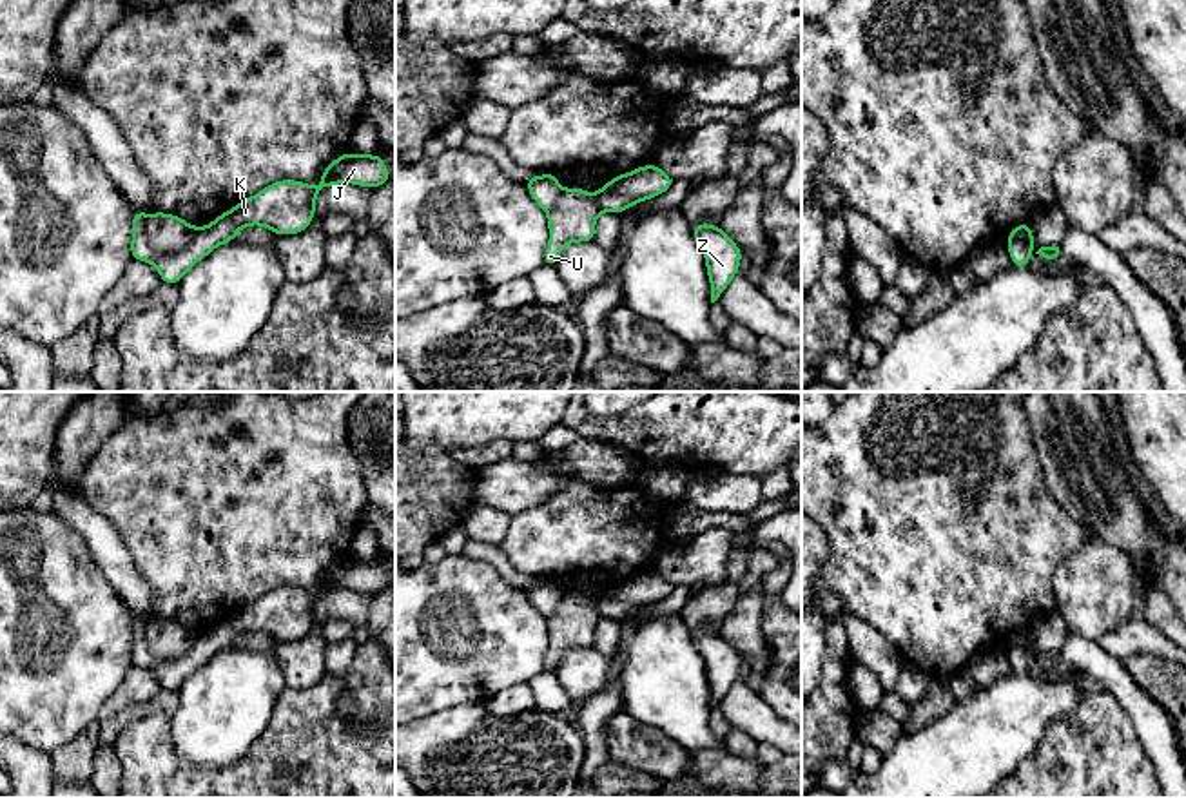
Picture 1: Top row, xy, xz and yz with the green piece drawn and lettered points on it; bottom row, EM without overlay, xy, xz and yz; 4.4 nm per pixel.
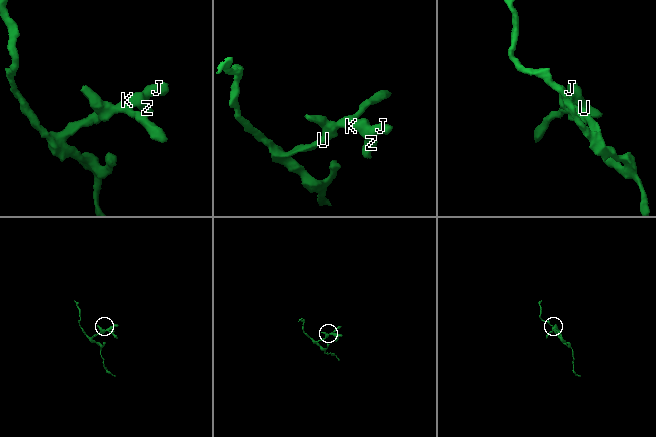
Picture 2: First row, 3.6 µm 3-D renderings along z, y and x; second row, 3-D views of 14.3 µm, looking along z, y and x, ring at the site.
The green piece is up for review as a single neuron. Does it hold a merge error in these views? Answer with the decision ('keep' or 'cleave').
cleave

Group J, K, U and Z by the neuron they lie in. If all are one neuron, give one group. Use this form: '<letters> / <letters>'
J K Z / U

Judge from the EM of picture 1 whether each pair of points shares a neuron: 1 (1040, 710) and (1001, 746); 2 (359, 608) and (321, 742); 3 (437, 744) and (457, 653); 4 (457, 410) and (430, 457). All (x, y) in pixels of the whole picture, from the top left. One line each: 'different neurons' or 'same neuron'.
1: same neuron
2: different neurons
3: different neurons
4: different neurons

